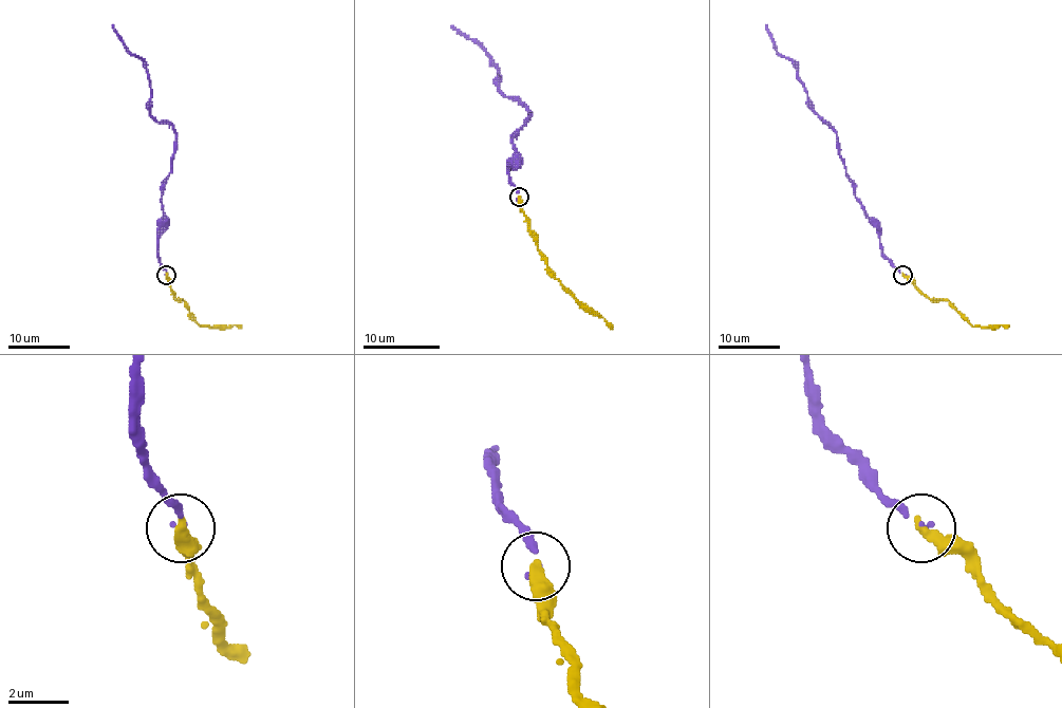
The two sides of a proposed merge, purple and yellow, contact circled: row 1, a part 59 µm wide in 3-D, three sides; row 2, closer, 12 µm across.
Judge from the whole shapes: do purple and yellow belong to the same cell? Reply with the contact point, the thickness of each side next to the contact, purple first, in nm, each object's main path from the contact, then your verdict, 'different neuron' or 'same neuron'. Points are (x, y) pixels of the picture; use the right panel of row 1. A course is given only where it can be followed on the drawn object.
at (902, 275); 130 nm thick on the purple side, 400 nm on the other; purple runs (902, 274), (882, 253), (879, 229), (855, 196), (835, 129), (816, 114), (795, 64), (777, 51), (765, 24); yellow runs (902, 274), (930, 299), (946, 299), (973, 327), (1009, 324); same neuron

